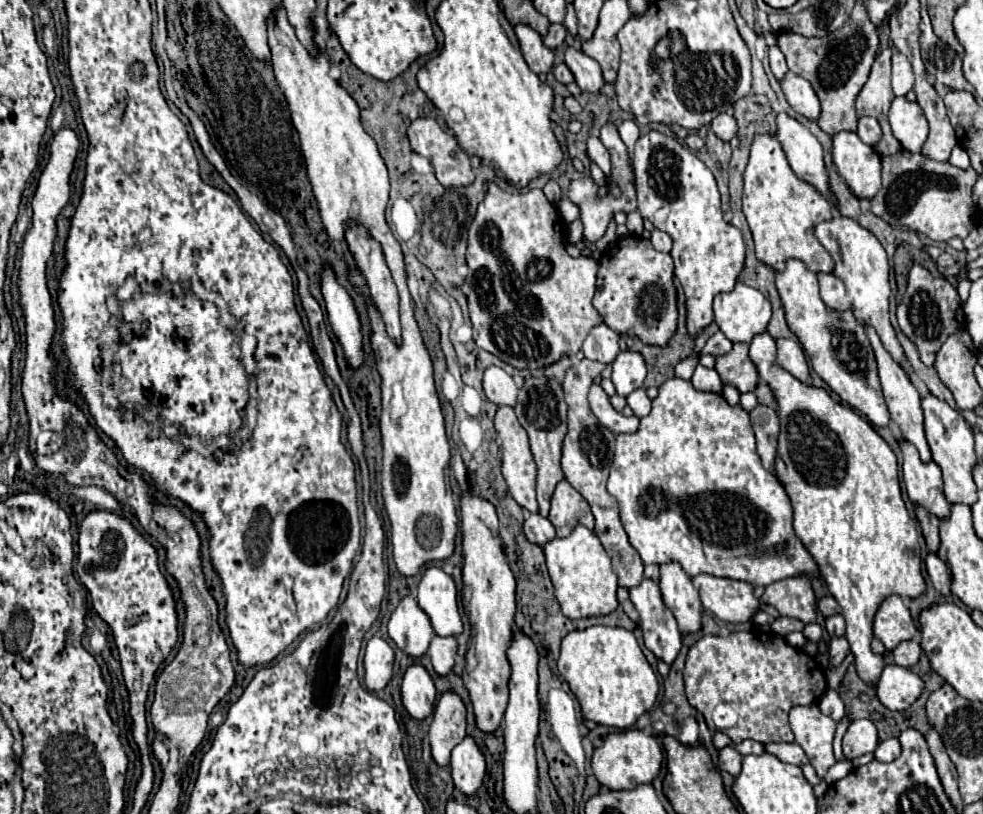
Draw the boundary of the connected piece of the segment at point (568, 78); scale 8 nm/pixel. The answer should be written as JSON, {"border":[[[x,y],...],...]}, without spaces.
{"border":[[[565,63],[555,65],[555,67],[553,67],[553,73],[555,73],[555,79],[561,81],[561,83],[565,83],[565,85],[569,85],[569,83],[573,81],[573,73],[569,71],[569,67],[567,67]]]}

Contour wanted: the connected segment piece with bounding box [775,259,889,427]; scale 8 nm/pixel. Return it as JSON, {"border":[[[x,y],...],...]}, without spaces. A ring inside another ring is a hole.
{"border":[[[789,259],[785,271],[775,273],[775,281],[783,301],[787,325],[807,351],[815,373],[829,385],[833,393],[841,397],[843,405],[863,413],[875,427],[887,427],[889,411],[881,393],[877,363],[865,327],[861,327],[853,315],[849,315],[849,311],[837,313],[827,309],[819,297],[817,275],[811,273],[801,261]]]}

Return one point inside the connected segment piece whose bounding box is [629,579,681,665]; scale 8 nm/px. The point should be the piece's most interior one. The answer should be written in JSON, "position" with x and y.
{"position":[660,633]}

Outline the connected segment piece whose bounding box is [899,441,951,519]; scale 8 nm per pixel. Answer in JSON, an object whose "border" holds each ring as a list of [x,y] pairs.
{"border":[[[899,441],[899,445],[903,451],[903,481],[909,499],[913,501],[913,505],[927,509],[931,515],[947,519],[951,505],[943,495],[941,469],[933,461],[929,465],[921,463],[917,449],[911,443]]]}

